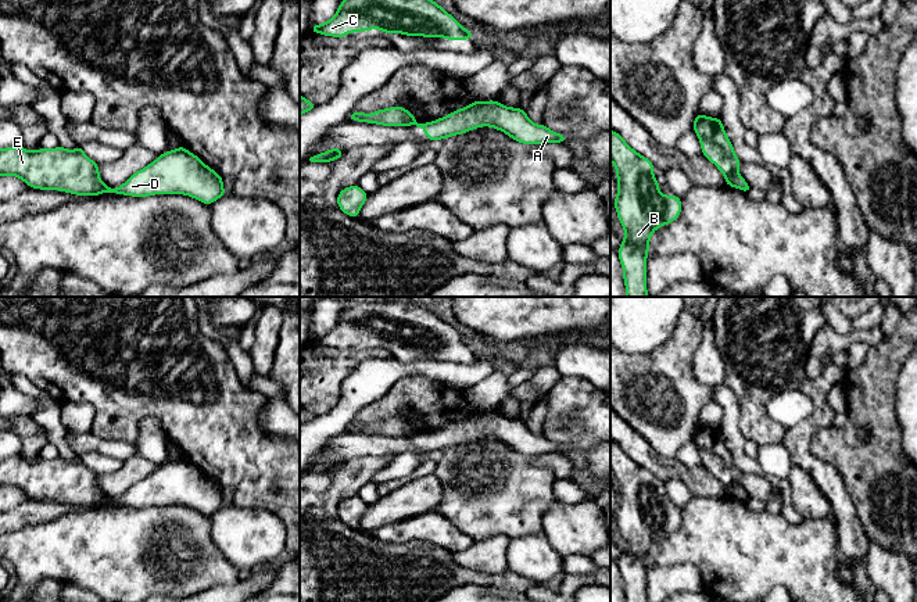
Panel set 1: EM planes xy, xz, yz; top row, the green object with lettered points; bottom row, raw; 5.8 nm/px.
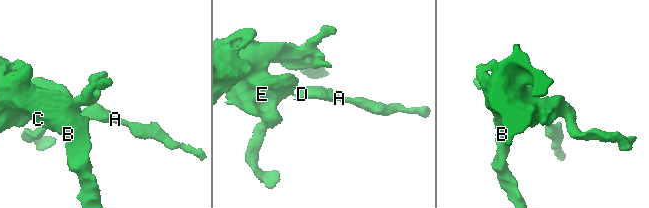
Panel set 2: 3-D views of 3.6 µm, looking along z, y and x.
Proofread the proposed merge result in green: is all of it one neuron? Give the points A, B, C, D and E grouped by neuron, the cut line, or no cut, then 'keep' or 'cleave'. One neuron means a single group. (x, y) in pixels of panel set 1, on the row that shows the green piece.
groups A D / B C E; cut xy (107, 187), (104, 192); cleave

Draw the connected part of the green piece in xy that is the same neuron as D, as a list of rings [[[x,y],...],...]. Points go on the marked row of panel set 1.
[[[179,146],[173,151],[158,155],[155,161],[133,173],[119,187],[107,187],[105,193],[132,197],[179,193],[211,205],[226,196],[222,182],[218,172]]]

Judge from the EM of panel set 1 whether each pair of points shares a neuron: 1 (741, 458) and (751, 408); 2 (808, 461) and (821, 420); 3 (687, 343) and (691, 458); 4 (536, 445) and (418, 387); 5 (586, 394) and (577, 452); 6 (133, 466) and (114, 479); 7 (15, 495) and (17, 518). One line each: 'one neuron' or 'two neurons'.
1: two neurons
2: one neuron
3: two neurons
4: two neurons
5: one neuron
6: one neuron
7: two neurons

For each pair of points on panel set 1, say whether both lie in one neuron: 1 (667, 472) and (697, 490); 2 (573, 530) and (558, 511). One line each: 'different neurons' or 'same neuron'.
1: same neuron
2: same neuron

